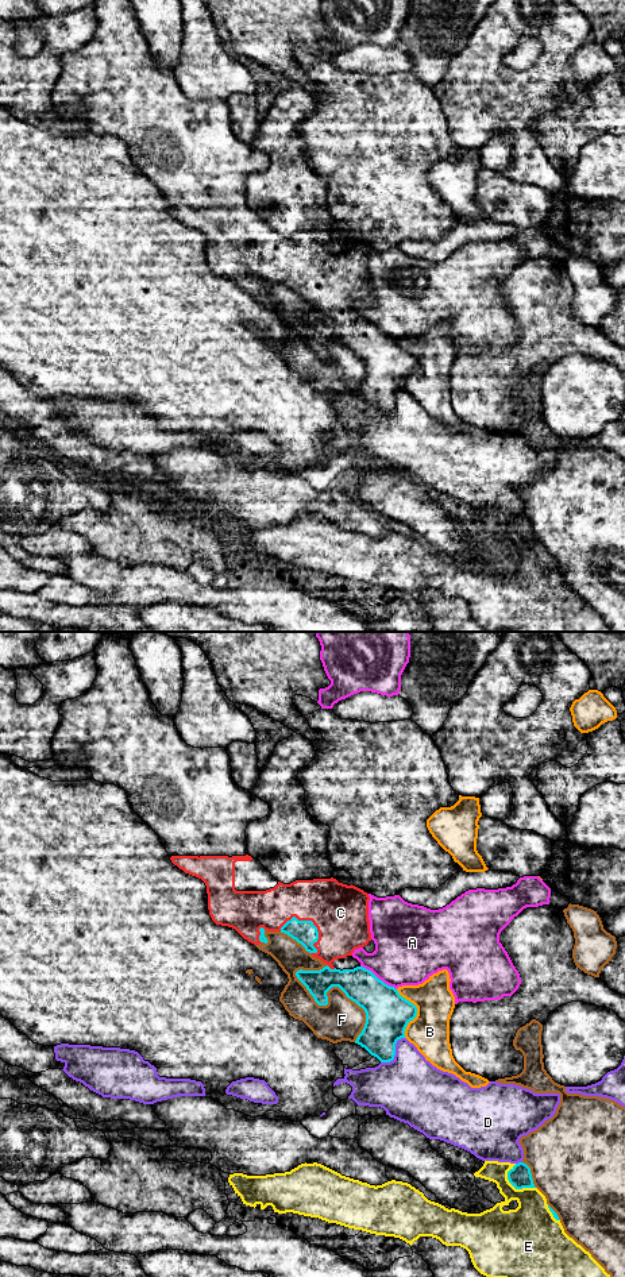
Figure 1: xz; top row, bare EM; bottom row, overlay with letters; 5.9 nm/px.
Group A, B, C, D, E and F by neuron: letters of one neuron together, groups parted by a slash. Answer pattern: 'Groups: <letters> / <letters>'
Groups: A / B E / C / D / F

